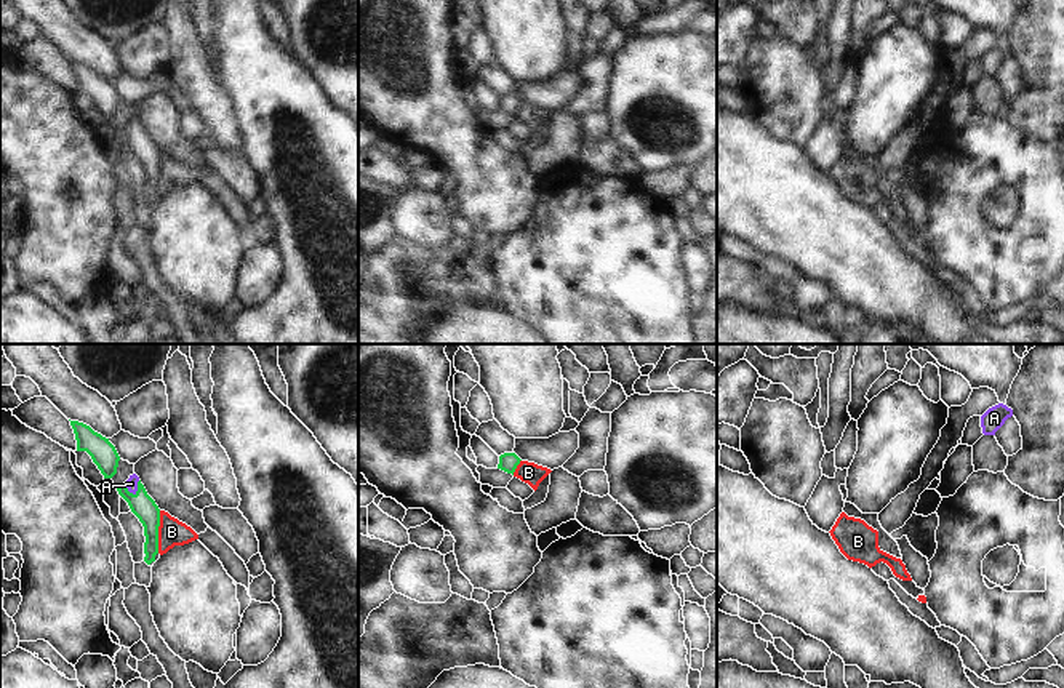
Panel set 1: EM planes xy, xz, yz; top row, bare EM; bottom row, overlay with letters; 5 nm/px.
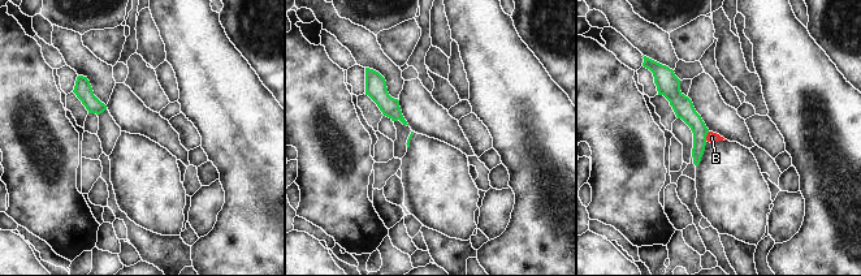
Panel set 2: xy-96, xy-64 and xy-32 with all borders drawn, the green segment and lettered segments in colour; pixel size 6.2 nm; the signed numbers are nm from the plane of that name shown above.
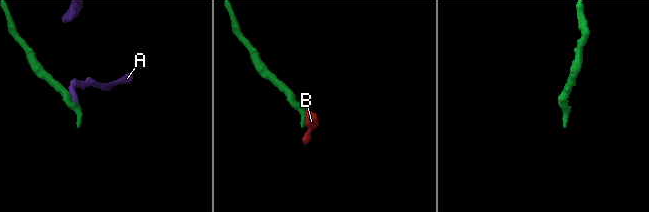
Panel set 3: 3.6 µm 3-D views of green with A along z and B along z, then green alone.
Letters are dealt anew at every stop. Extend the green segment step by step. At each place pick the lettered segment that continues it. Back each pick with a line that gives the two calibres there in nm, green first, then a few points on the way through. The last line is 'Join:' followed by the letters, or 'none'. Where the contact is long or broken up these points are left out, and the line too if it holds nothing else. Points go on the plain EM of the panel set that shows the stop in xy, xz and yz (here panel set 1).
A: 120/60 nm | across xy (143, 148), (138, 141), (138, 132), (132, 125)
Join: A

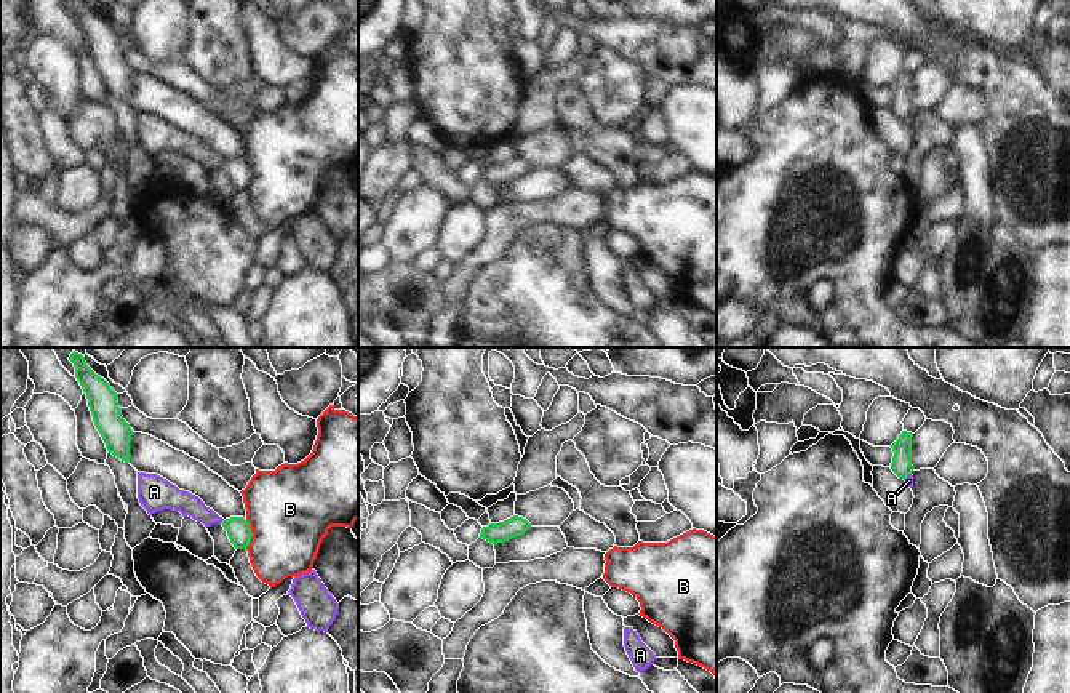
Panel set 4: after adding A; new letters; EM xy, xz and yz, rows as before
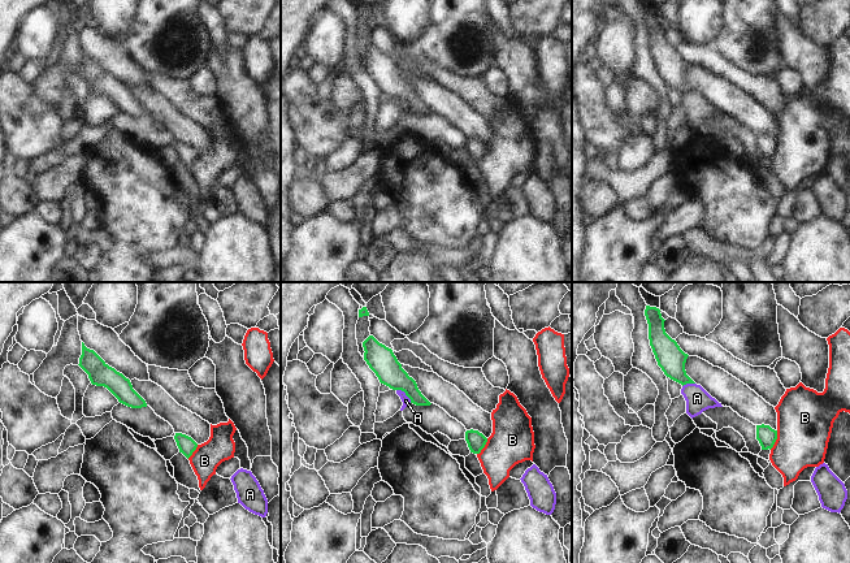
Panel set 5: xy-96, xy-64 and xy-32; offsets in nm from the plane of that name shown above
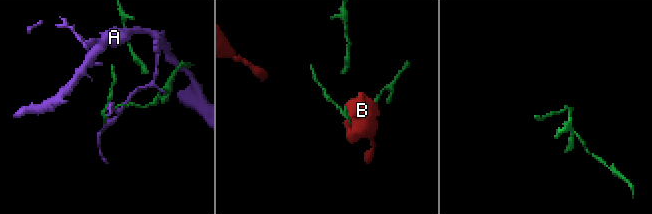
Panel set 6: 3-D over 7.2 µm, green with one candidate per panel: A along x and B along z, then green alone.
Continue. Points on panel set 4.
Join: none

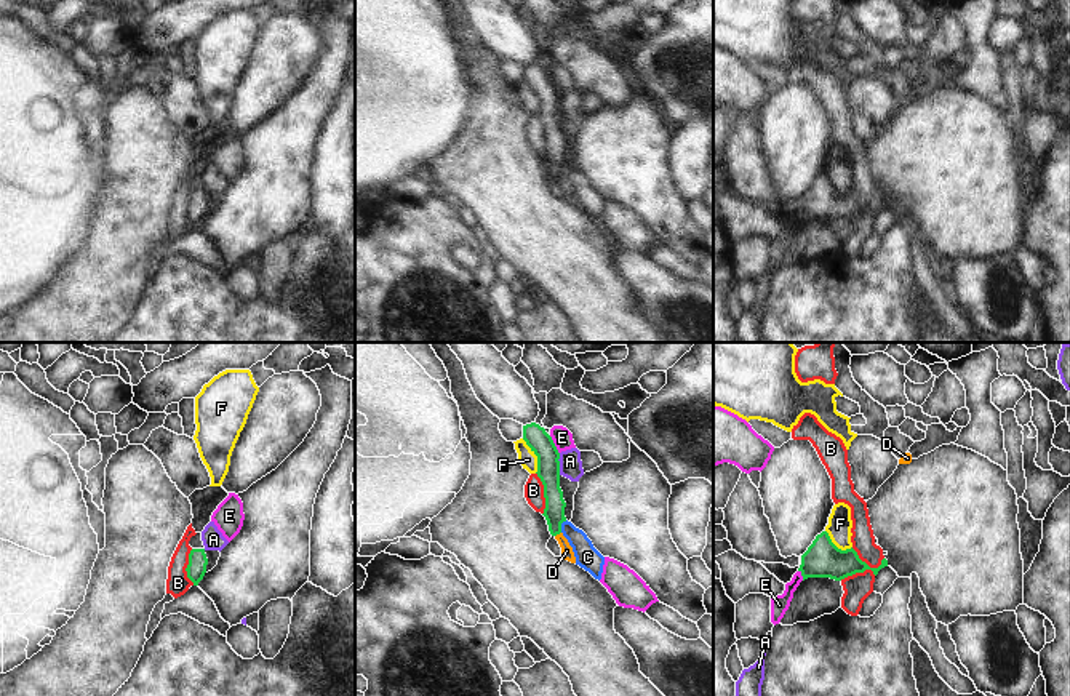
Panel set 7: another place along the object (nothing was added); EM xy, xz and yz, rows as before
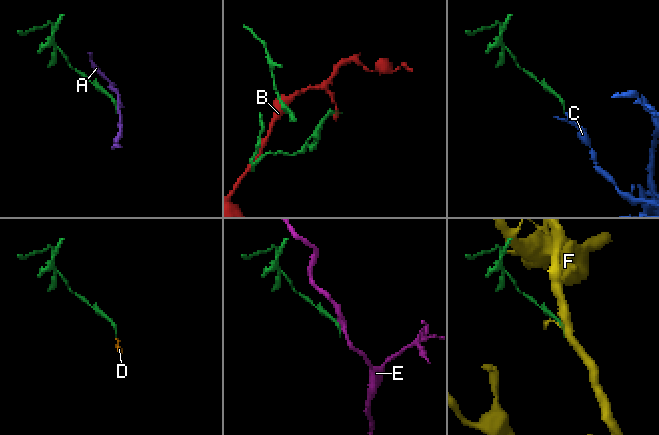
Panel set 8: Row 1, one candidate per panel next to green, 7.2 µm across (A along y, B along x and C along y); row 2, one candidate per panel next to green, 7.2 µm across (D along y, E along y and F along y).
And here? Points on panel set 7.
C: 110/120 nm | across xz (554, 154), (560, 167), (582, 188), (587, 199)
Join: C

